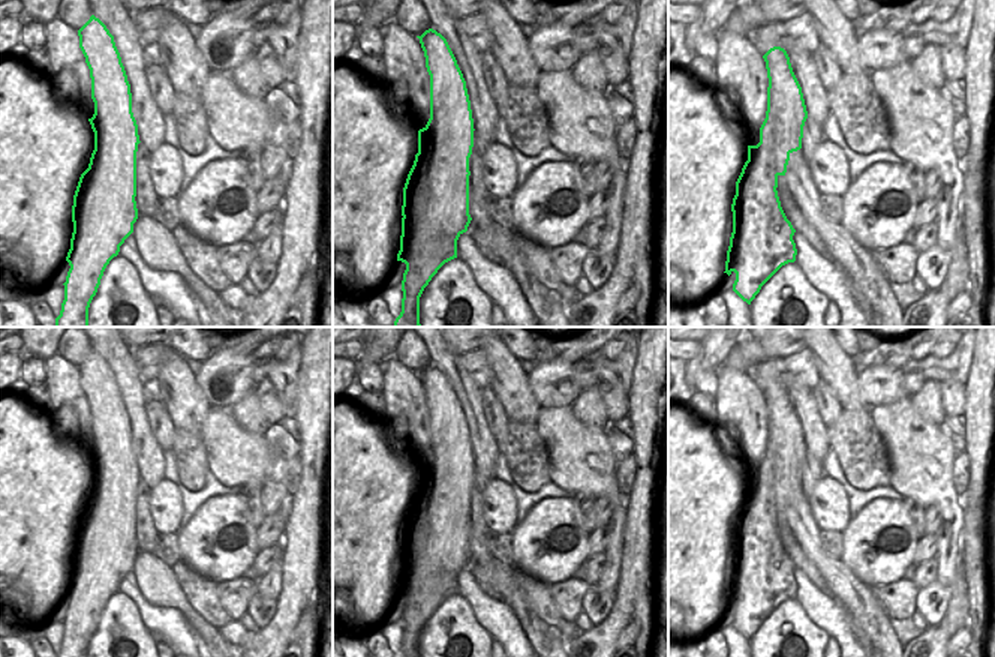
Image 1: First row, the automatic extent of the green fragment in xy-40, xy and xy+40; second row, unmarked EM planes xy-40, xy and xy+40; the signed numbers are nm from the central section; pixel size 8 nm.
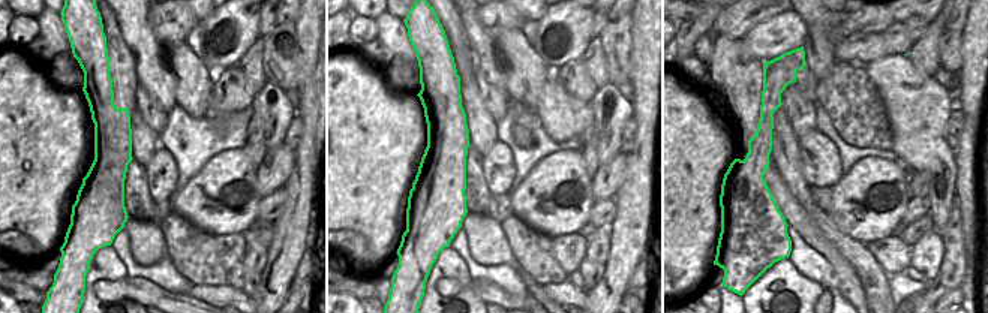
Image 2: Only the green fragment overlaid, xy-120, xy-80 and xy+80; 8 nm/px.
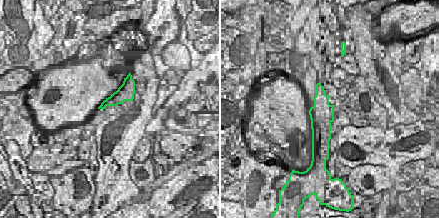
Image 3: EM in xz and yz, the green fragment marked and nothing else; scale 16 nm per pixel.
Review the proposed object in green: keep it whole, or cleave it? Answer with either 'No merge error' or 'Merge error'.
Merge error.

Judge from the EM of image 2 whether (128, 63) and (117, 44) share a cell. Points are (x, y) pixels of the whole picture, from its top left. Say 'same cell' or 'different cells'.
same cell

